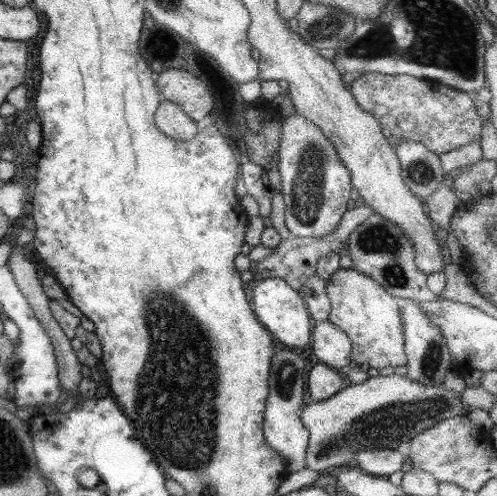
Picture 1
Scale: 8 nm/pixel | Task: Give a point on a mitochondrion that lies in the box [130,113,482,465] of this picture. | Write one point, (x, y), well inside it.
(386, 424)

